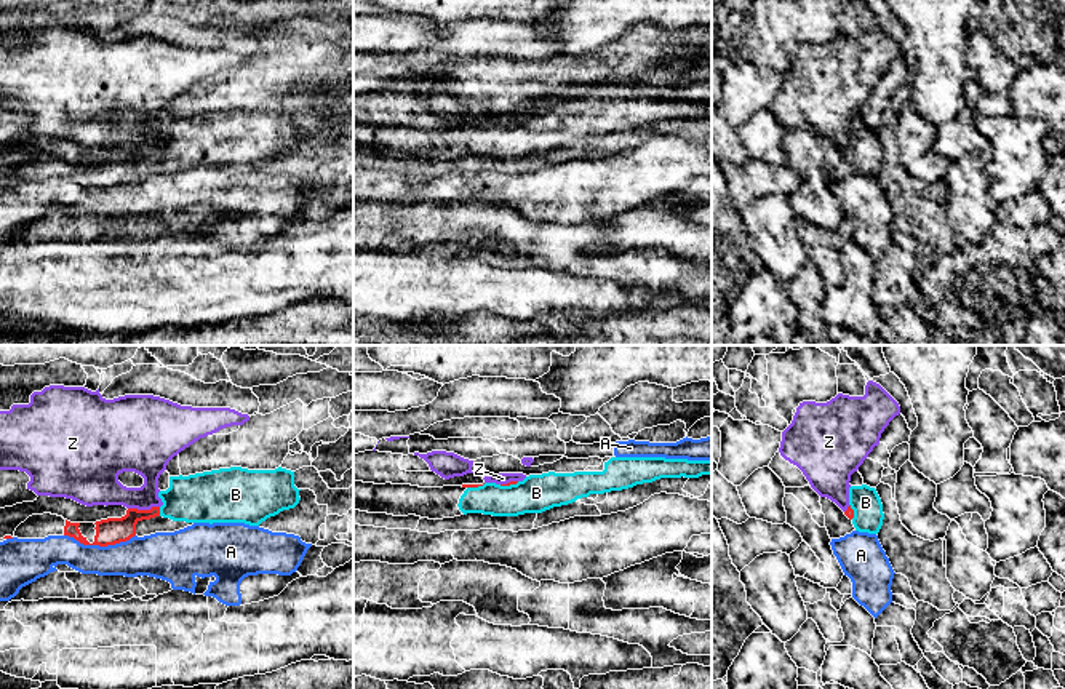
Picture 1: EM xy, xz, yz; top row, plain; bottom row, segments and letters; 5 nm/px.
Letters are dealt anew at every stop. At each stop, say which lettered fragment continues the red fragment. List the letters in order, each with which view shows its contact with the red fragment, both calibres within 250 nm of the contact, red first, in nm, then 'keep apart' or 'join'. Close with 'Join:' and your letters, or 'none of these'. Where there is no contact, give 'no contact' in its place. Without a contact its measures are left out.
A: meets red in xy; 140 nm thick on the red side, 200 nm on the other; keep apart
B: meets red in xy; 130 nm thick on the red side, 260 nm on the other; join
Z: meets red in xy; 140 nm thick on the red side, 190 nm on the other; keep apart
Join: B

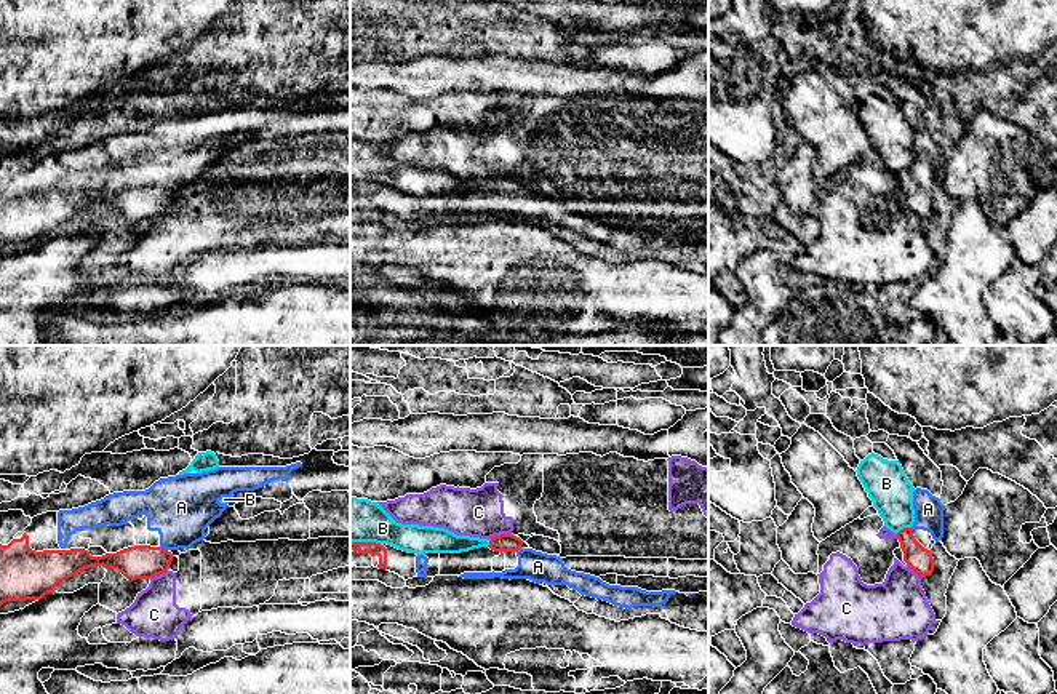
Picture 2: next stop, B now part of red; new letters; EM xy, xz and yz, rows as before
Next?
A: meets red in xy; 180 nm thick on the red side, 320 nm on the other; join
B: meets red in yz; 130 nm thick on the red side, 220 nm on the other; keep apart
C: meets red in xz; 100 nm thick on the red side, 240 nm on the other; keep apart
Join: A

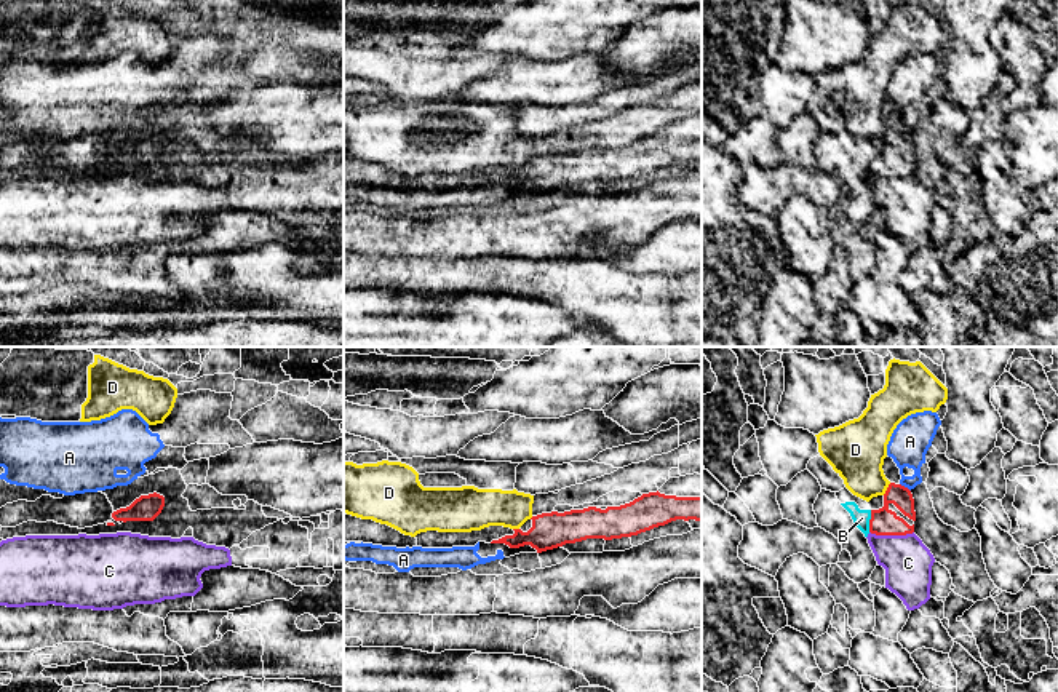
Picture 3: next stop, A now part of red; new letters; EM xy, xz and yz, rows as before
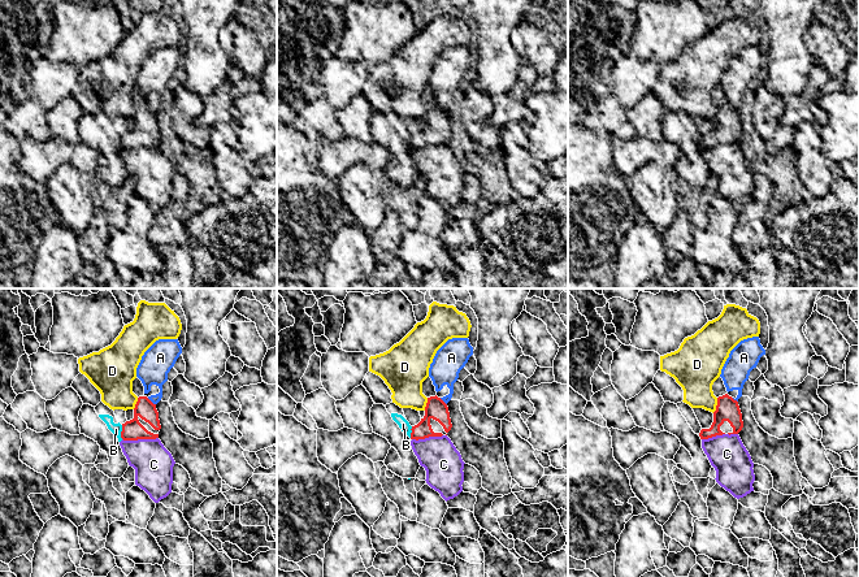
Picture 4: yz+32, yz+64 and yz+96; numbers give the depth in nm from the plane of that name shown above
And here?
A: meets red in yz; 140 nm thick on the red side, 200 nm on the other; keep apart
B: meets red in yz; 140 nm thick on the red side, 80 nm on the other; keep apart
C: meets red in yz; 140 nm thick on the red side, 240 nm on the other; keep apart
D: meets red in yz; 140 nm thick on the red side, 280 nm on the other; keep apart
Join: none of these

